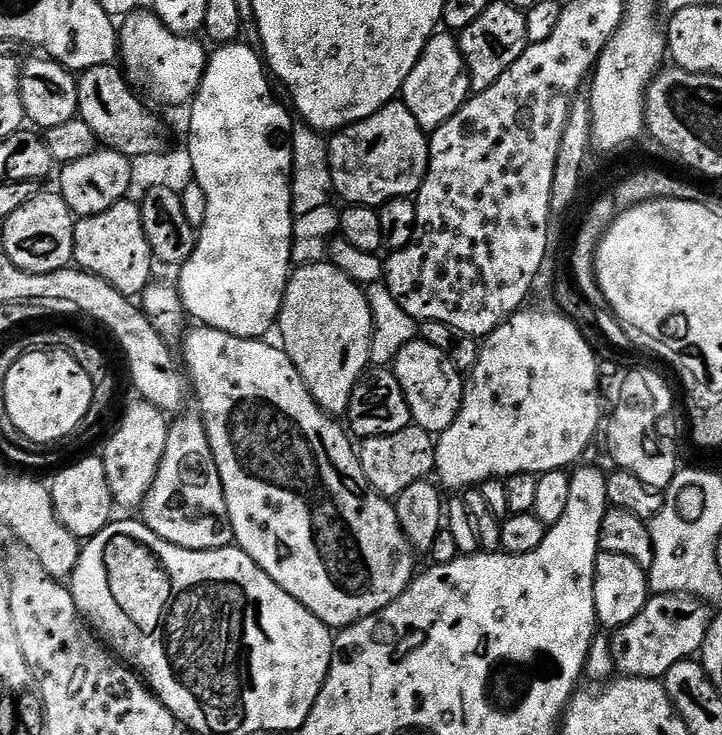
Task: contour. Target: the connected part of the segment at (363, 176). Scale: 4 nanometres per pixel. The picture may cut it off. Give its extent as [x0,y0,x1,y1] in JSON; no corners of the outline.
[328,102,430,209]

